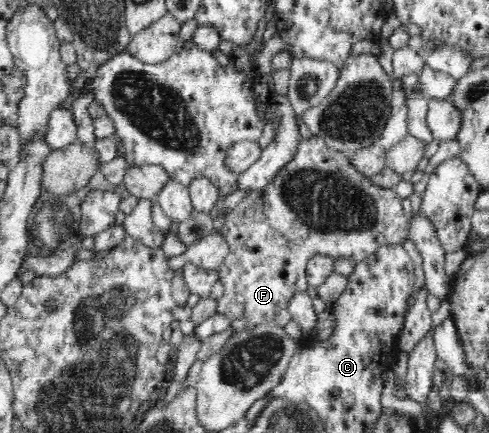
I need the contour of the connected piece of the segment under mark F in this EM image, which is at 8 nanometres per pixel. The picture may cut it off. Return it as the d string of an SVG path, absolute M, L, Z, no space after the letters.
M297 116L298 130L300 130L300 137L292 157L286 162L274 176L274 179L263 187L258 192L251 192L246 198L242 199L238 207L230 210L225 223L220 233L224 236L226 243L229 245L229 252L222 263L221 271L219 272L219 281L224 286L224 295L218 299L217 313L223 314L236 329L249 329L257 327L259 324L269 324L274 322L276 314L281 309L287 309L288 301L290 301L294 293L298 291L306 292L308 281L306 280L305 269L308 260L311 257L322 255L332 257L334 260L340 257L352 259L352 261L359 262L367 258L371 253L374 253L378 247L386 244L403 244L408 238L409 222L404 216L402 209L402 198L397 194L394 188L380 187L374 185L372 179L366 174L363 174L352 164L350 156L352 152L343 152L342 150L332 149L322 137L316 134L308 133L300 121L300 116Z

